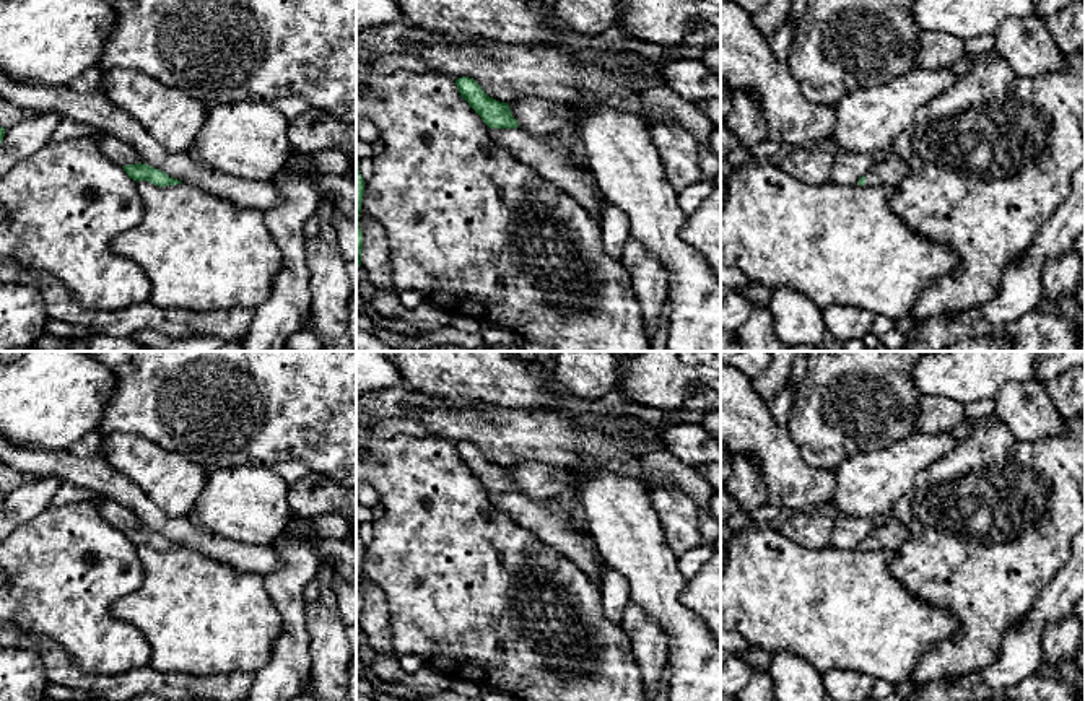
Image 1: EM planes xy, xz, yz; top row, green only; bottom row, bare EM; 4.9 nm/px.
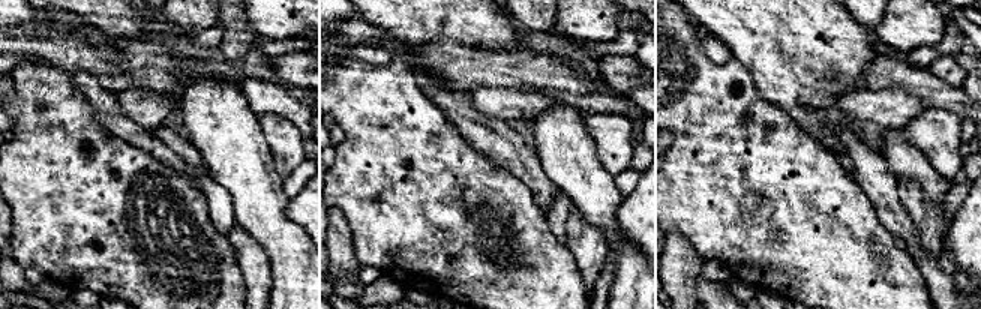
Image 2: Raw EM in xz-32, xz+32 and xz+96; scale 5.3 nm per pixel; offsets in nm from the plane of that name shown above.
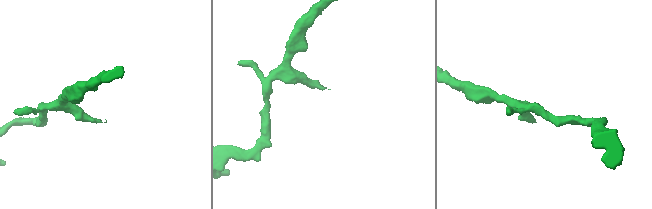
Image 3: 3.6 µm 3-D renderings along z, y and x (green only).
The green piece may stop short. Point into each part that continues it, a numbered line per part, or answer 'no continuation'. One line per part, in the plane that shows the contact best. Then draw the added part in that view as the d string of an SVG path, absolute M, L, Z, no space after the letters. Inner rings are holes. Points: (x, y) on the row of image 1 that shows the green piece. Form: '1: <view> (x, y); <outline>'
1: xz (549, 155); M519 127L488 130L498 145L577 198L590 216L600 223L602 205L607 200L586 163L577 161L573 150L555 133L532 137Z

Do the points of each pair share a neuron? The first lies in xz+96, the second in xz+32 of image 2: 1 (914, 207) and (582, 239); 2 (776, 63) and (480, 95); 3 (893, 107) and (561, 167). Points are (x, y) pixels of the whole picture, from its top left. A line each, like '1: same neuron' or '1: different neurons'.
1: same neuron
2: different neurons
3: different neurons

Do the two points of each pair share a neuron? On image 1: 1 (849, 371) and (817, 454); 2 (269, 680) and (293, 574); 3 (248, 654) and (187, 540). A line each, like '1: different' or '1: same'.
1: same
2: same
3: different

